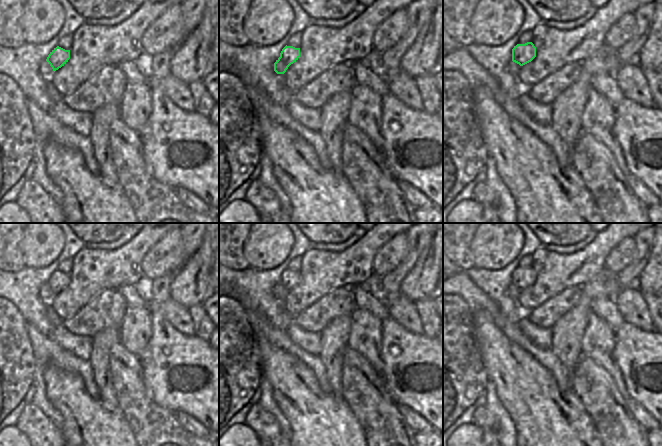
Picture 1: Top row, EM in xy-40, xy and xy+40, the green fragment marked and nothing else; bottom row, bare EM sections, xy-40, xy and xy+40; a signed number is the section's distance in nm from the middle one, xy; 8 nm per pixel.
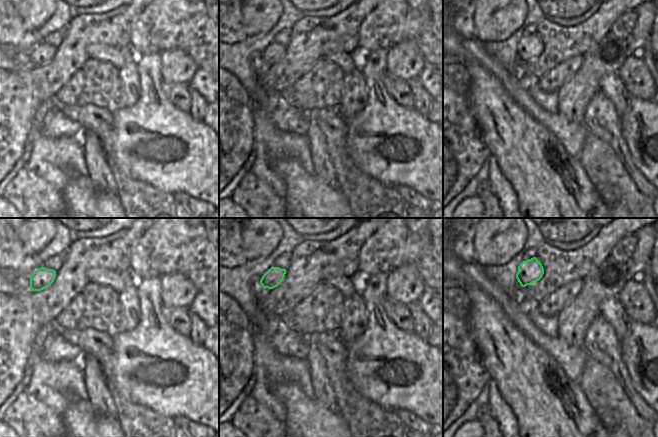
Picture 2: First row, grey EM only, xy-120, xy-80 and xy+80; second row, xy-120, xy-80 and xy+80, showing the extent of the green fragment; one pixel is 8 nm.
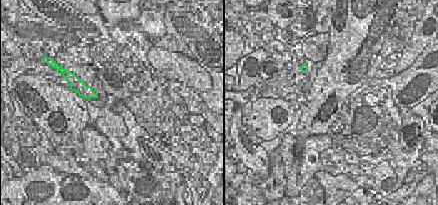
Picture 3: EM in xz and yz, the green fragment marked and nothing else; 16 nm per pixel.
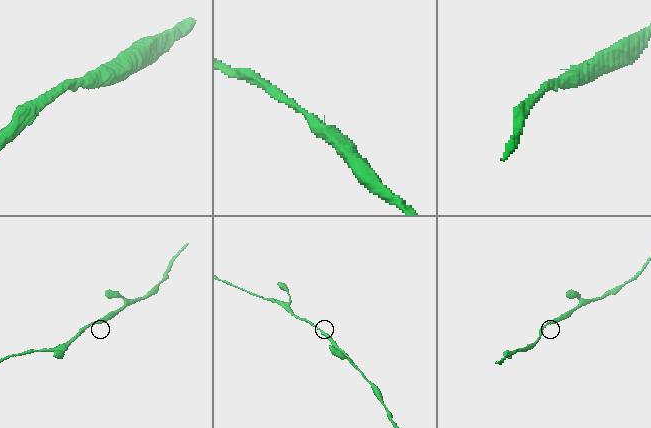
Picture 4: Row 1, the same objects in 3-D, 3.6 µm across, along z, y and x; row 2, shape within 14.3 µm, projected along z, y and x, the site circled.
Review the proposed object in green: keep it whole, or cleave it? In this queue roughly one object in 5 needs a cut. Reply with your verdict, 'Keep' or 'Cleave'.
Keep

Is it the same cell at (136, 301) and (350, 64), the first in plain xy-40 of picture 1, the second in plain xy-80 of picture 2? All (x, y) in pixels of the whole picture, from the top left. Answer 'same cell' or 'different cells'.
same cell

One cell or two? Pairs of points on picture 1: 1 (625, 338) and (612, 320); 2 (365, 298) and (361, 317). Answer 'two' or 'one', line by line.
1: two
2: two

